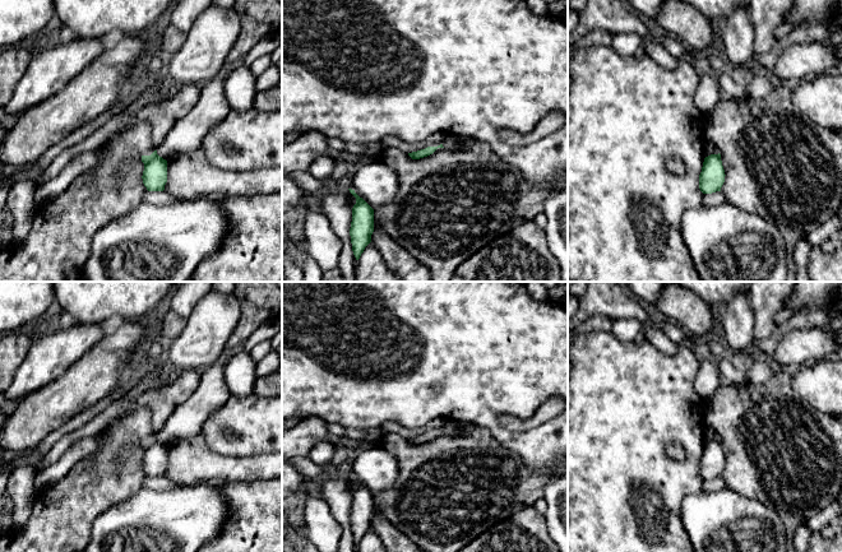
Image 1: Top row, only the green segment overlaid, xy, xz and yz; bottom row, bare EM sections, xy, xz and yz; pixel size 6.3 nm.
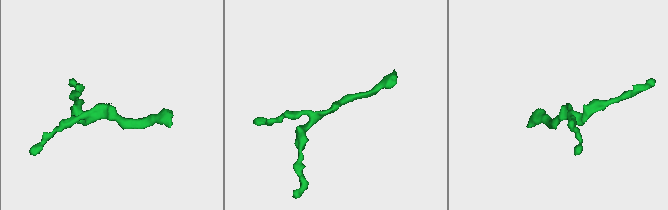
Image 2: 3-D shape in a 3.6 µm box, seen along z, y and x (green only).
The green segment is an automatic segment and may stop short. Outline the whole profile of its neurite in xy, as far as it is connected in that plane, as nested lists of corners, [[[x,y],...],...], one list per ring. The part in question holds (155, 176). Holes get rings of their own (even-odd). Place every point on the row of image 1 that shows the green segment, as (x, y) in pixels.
[[[216,76],[202,85],[195,107],[176,121],[162,145],[151,156],[142,156],[143,184],[148,191],[163,191],[167,182],[167,161],[176,156],[199,152],[200,143],[212,126],[221,122],[231,108],[223,98],[223,79]]]

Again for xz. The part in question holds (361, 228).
[[[348,190],[356,198],[356,204],[352,208],[350,236],[353,255],[356,260],[358,260],[365,247],[371,242],[371,235],[374,232],[374,209],[360,198],[355,190]]]

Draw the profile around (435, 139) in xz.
[[[432,134],[426,140],[413,144],[413,143],[406,143],[397,136],[387,135],[380,143],[384,145],[384,148],[398,148],[406,154],[417,152],[421,149],[425,149],[427,147],[438,147],[440,145],[447,135],[444,134]]]

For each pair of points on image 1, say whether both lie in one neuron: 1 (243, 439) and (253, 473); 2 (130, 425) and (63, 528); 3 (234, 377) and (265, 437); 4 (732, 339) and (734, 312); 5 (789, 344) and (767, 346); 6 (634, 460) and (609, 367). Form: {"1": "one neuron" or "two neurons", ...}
{"1": "two neurons", "2": "one neuron", "3": "two neurons", "4": "one neuron", "5": "two neurons", "6": "one neuron"}

